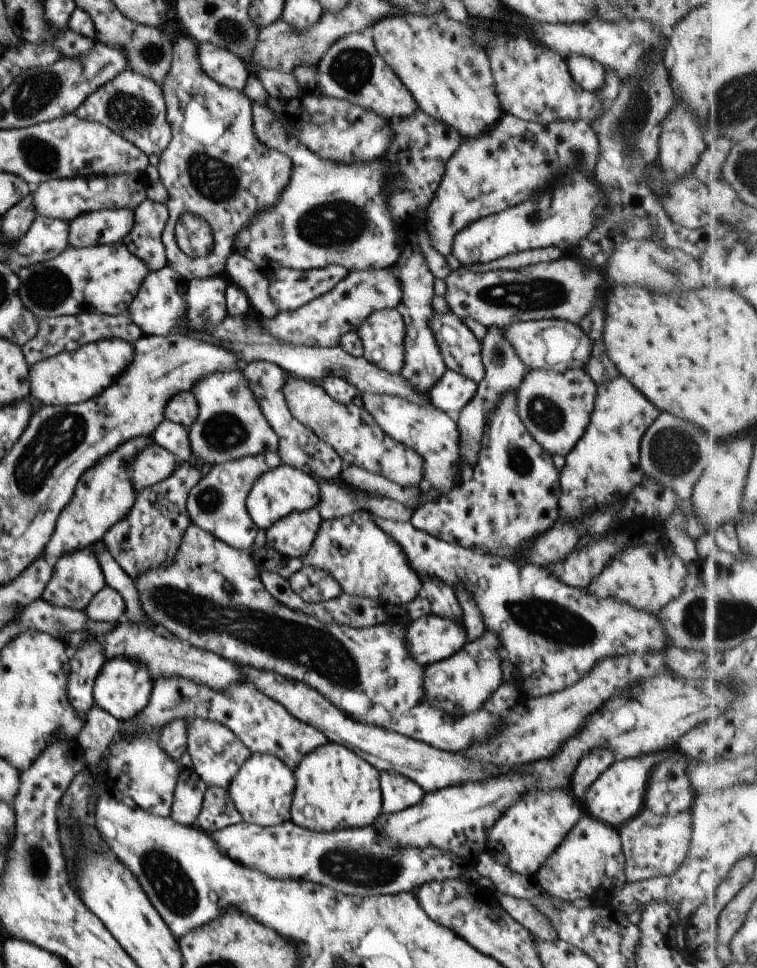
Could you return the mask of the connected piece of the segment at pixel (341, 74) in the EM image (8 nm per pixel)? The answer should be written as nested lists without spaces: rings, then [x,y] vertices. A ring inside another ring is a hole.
[[[350,33],[334,42],[317,64],[316,82],[322,95],[342,99],[374,111],[386,120],[407,119],[419,109],[411,92],[376,52],[369,33]]]

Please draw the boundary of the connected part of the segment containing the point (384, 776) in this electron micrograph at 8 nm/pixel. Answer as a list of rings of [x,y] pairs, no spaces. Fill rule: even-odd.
[[[379,771],[382,813],[392,814],[422,800],[424,790],[413,780],[397,772]]]

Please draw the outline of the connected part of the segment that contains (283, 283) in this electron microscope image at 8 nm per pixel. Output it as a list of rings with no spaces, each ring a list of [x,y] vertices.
[[[340,265],[309,271],[277,268],[267,271],[269,295],[279,312],[295,311],[330,292],[348,273],[349,270]]]

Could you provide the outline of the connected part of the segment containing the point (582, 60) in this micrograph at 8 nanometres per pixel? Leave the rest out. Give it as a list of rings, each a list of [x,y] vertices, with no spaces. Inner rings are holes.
[[[572,55],[566,59],[572,80],[586,92],[597,92],[604,88],[606,69],[598,60],[584,55]]]

